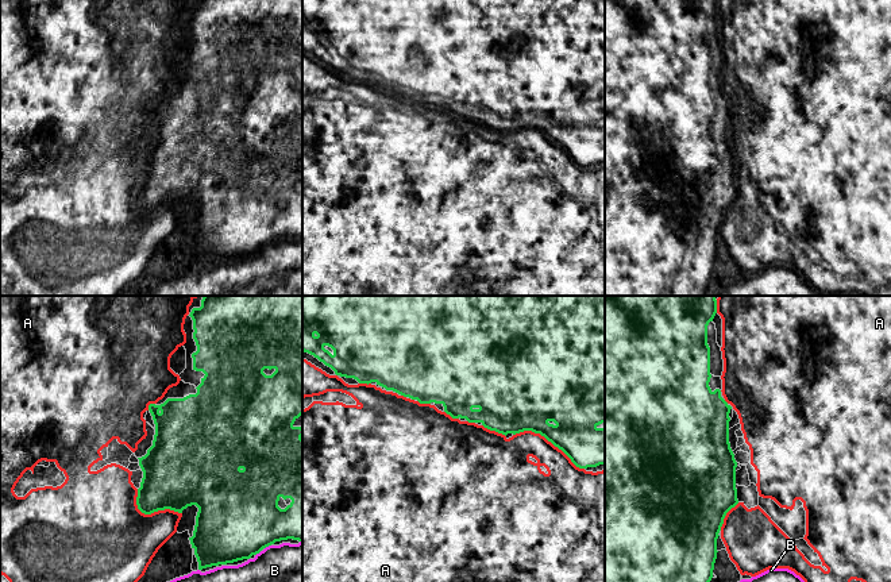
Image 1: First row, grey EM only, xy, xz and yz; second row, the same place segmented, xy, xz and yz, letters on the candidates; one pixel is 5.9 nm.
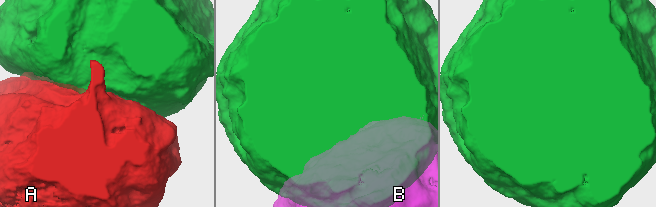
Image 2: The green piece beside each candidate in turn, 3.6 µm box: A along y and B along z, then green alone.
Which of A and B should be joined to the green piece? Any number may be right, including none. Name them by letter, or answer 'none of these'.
none of these

